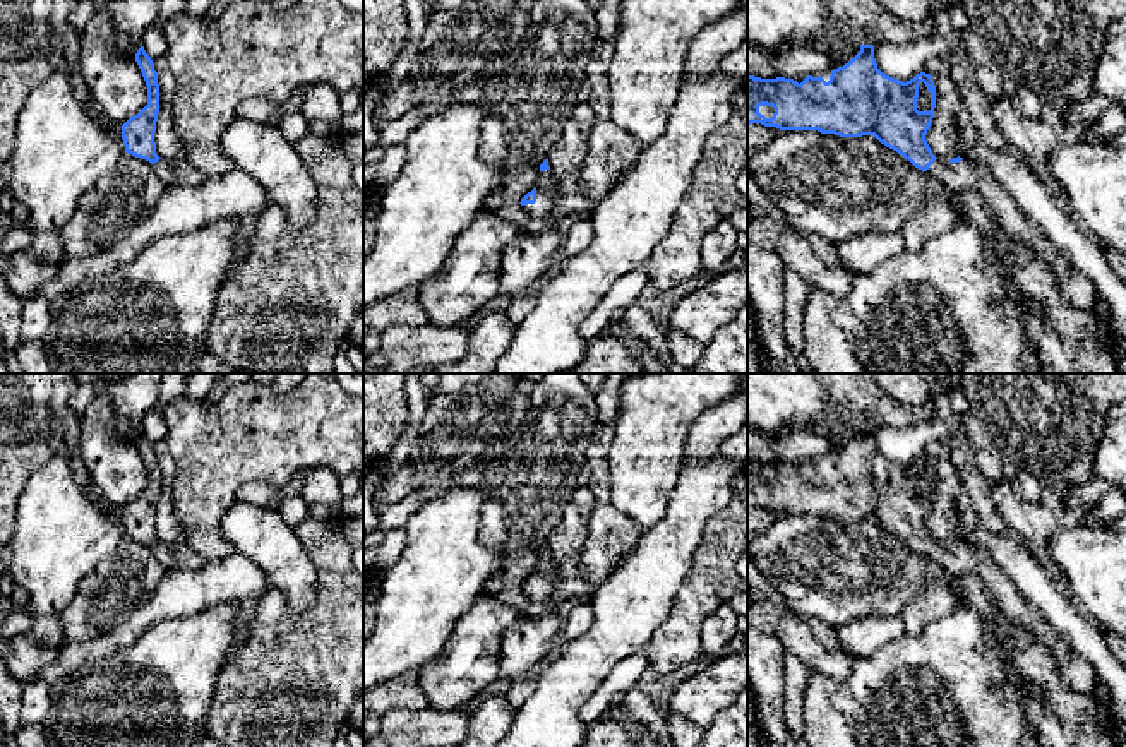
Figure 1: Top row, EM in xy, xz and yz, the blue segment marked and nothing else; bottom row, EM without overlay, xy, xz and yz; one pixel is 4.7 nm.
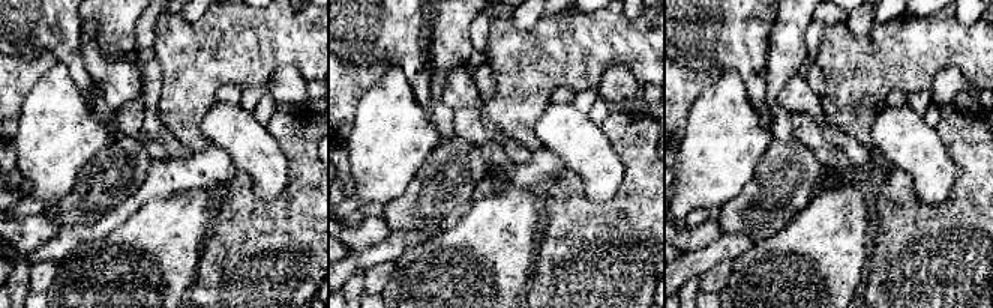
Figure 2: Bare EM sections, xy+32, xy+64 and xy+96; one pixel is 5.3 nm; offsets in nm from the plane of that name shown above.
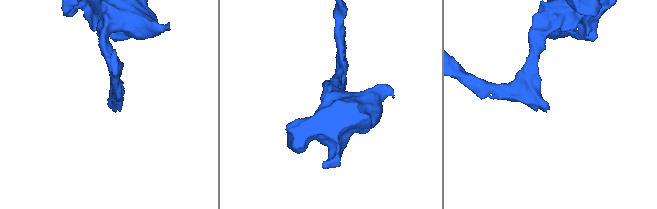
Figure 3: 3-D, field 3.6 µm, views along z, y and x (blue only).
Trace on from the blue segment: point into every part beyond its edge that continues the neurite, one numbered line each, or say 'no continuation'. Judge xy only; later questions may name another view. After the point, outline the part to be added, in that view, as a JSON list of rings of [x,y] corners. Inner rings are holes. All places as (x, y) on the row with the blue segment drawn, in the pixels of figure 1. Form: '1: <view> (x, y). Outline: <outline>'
1: xy (161, 168). Outline: [[[159,159],[158,163],[153,164],[154,173],[158,175],[159,180],[166,183],[173,183],[175,175],[168,164],[168,161]]]

